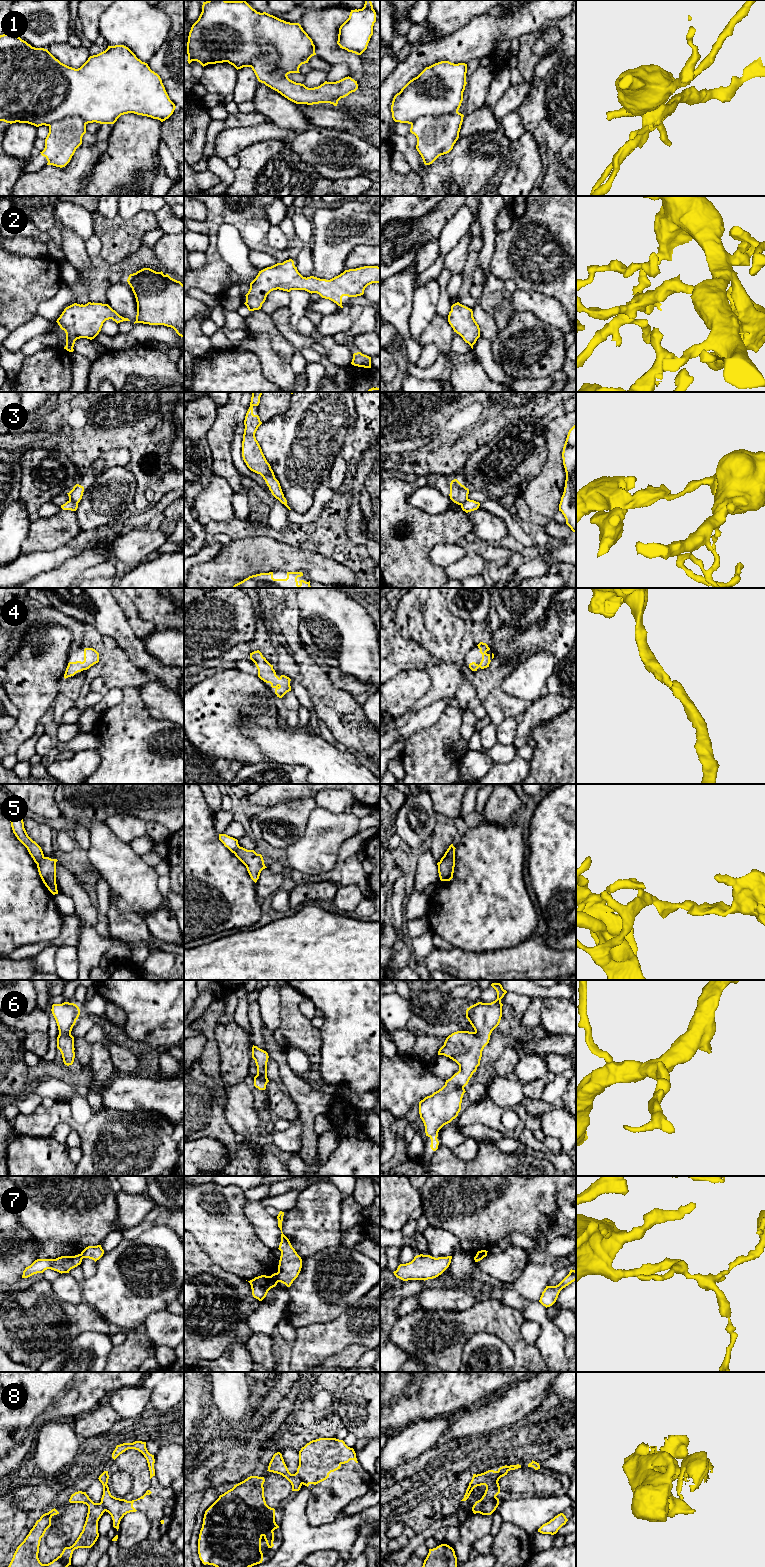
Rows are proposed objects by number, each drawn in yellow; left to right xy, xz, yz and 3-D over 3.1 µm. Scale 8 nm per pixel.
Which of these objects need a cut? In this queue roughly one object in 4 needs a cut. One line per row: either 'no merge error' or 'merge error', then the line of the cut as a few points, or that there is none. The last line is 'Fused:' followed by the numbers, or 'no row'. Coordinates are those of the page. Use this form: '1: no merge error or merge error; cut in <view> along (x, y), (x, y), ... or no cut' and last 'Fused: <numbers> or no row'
1: merge error; cut in xz along (259, 40), (265, 40), (275, 50), (276, 67), (286, 75)
2: no merge error; no cut
3: merge error; cut in xz along (261, 474), (269, 474), (274, 477)
4: no merge error; no cut
5: merge error; cut in yz along (454, 851), (438, 865)
6: no merge error; no cut
7: merge error; cut in xz along (276, 1273), (278, 1281)
8: merge error; cut in yz along (495, 1496), (492, 1496), (478, 1512)
Fused: 1, 3, 5, 7, 8

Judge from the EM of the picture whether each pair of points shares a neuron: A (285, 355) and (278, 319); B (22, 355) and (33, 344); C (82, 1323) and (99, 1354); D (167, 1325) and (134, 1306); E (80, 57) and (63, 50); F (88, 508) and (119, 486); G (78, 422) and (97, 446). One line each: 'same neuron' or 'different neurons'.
A: different neurons
B: same neuron
C: different neurons
D: different neurons
E: same neuron
F: same neuron
G: same neuron

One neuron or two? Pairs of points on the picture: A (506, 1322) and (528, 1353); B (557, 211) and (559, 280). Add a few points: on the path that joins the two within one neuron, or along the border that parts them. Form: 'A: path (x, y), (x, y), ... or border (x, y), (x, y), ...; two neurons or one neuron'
A: path (509, 1330), (512, 1337), (520, 1345); one neuron
B: path (557, 228), (556, 244), (559, 247), (559, 263); one neuron

